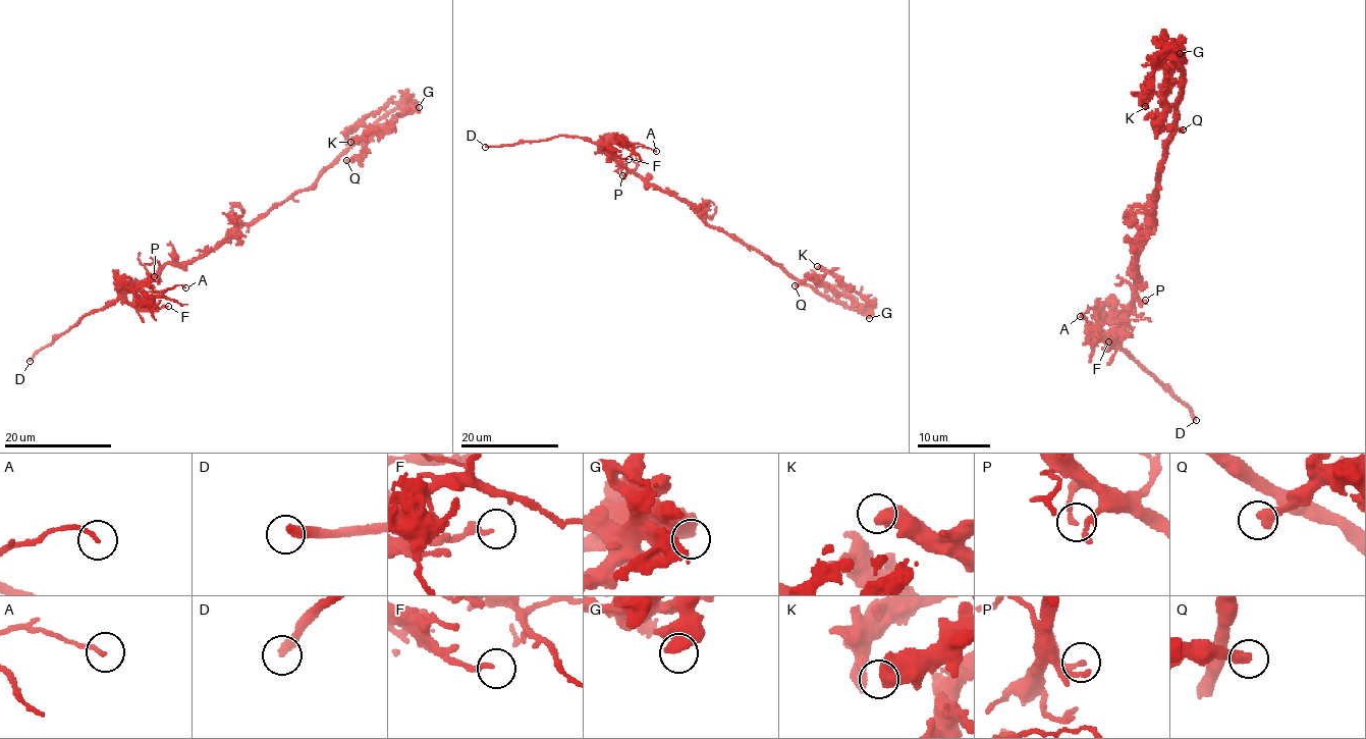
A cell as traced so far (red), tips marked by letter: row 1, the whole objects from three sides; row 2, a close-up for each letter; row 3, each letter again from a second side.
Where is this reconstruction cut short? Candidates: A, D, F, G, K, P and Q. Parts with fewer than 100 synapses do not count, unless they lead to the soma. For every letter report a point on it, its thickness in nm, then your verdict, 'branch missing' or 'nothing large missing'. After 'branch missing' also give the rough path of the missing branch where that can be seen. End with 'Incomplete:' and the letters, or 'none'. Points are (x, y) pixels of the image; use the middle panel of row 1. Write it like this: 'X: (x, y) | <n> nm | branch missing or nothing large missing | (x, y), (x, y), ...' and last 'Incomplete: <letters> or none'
A: (656, 151) | 150 nm | nothing large missing
D: (485, 147) | 360 nm | branch missing
F: (629, 159) | 180 nm | nothing large missing
G: (869, 318) | 500 nm | nothing large missing
K: (817, 266) | 700 nm | nothing large missing
P: (622, 175) | 200 nm | nothing large missing
Q: (795, 285) | 400 nm | nothing large missing
Incomplete: D

